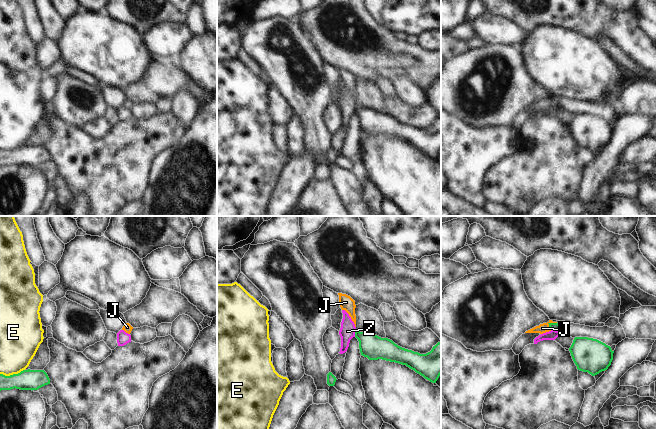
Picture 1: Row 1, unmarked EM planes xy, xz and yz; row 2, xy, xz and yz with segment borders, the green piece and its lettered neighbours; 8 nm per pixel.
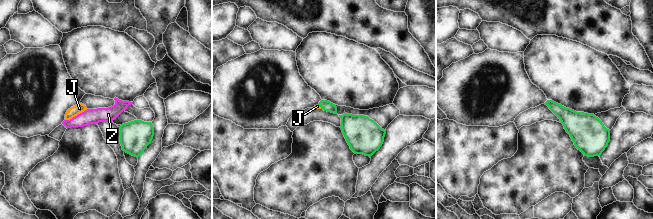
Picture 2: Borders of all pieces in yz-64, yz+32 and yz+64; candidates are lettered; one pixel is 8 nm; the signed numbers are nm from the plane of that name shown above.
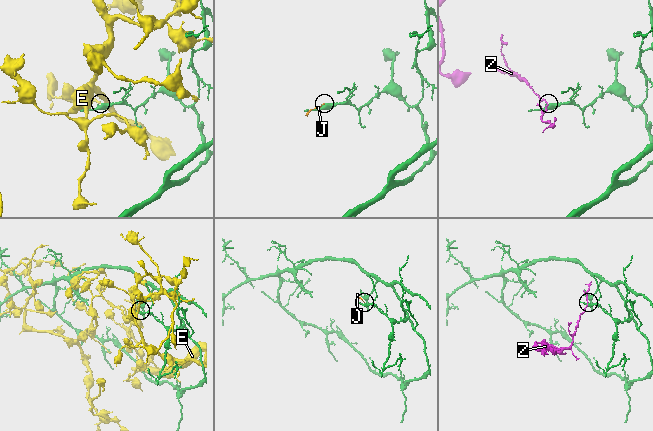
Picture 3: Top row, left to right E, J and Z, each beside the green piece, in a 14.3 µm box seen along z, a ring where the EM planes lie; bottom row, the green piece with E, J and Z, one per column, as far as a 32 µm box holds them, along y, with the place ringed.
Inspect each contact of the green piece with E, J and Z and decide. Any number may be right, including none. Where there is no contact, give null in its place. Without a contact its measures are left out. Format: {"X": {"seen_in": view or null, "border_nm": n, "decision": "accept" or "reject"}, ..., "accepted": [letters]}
{"E": {"seen_in": "xy", "border_nm": 200, "decision": "reject"}, "J": {"seen_in": "yz", "border_nm": 80, "decision": "accept"}, "Z": {"seen_in": "yz", "border_nm": 70, "decision": "reject"}, "accepted": ["J"]}

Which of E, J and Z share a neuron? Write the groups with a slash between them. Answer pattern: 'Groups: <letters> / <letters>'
Groups: E / J / Z

